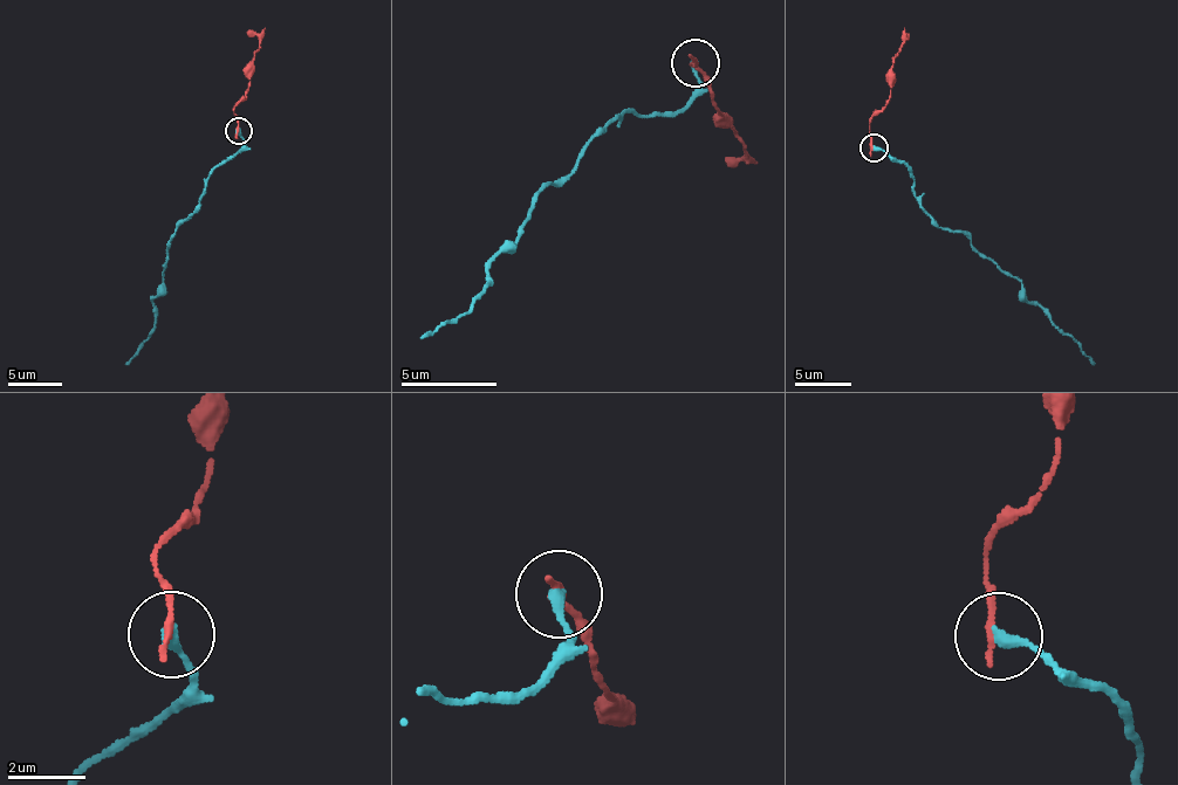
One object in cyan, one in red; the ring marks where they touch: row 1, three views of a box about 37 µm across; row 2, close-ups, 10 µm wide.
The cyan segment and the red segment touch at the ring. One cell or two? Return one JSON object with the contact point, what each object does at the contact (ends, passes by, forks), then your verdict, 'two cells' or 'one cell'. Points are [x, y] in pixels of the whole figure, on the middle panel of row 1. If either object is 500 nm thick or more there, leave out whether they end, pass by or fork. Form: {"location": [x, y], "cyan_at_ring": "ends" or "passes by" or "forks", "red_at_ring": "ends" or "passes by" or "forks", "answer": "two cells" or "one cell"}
{"location": [694, 63], "cyan_at_ring": "ends", "red_at_ring": "ends", "answer": "two cells"}

